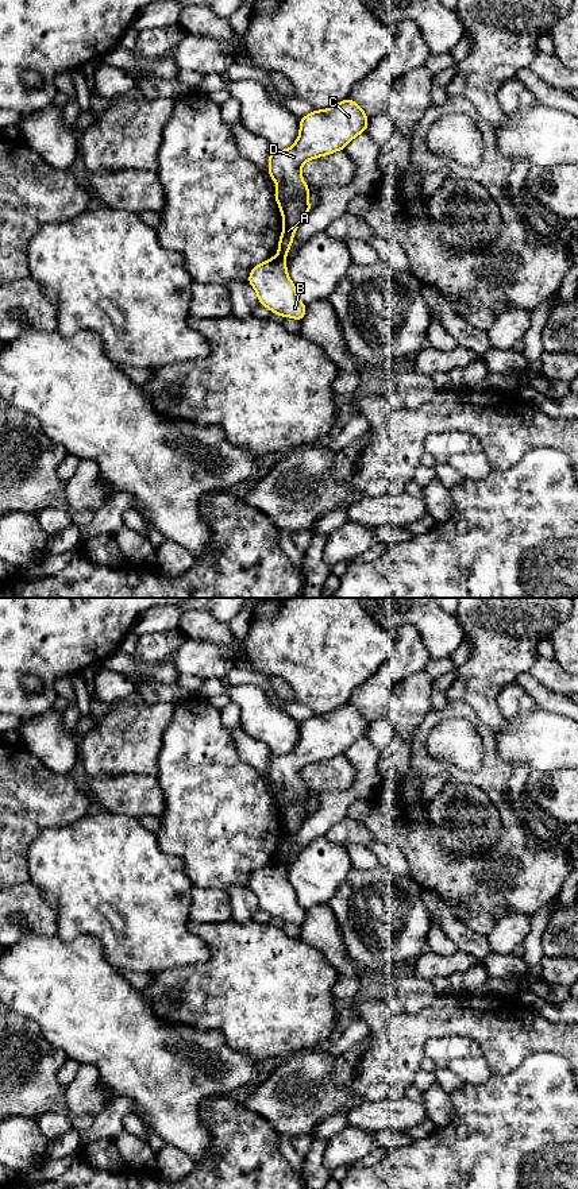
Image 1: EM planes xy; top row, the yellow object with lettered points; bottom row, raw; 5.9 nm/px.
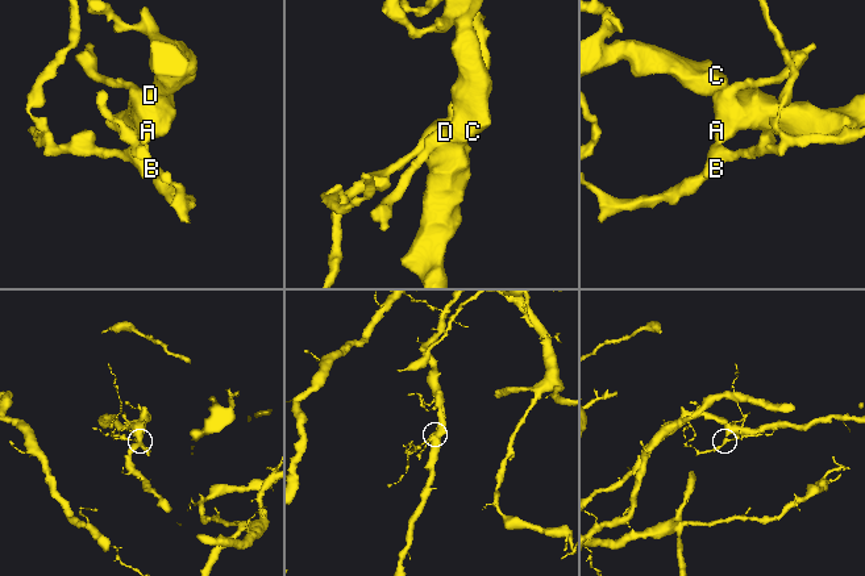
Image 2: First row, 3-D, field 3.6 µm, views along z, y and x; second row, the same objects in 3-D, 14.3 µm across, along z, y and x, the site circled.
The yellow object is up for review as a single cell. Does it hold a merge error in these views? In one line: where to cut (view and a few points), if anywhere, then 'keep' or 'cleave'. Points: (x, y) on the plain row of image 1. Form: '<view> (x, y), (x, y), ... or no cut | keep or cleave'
xy (280, 859), (284, 861) | cleave

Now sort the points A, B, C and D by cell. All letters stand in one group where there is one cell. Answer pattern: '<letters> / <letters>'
A C D / B

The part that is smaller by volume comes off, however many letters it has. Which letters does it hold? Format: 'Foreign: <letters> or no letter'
Foreign: B

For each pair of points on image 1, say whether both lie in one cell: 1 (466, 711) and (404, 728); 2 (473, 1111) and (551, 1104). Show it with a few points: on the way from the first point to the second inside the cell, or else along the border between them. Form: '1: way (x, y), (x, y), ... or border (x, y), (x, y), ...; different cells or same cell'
1: border (431, 710), (416, 729), (412, 745); different cells
2: way (492, 1111), (532, 1111); same cell

